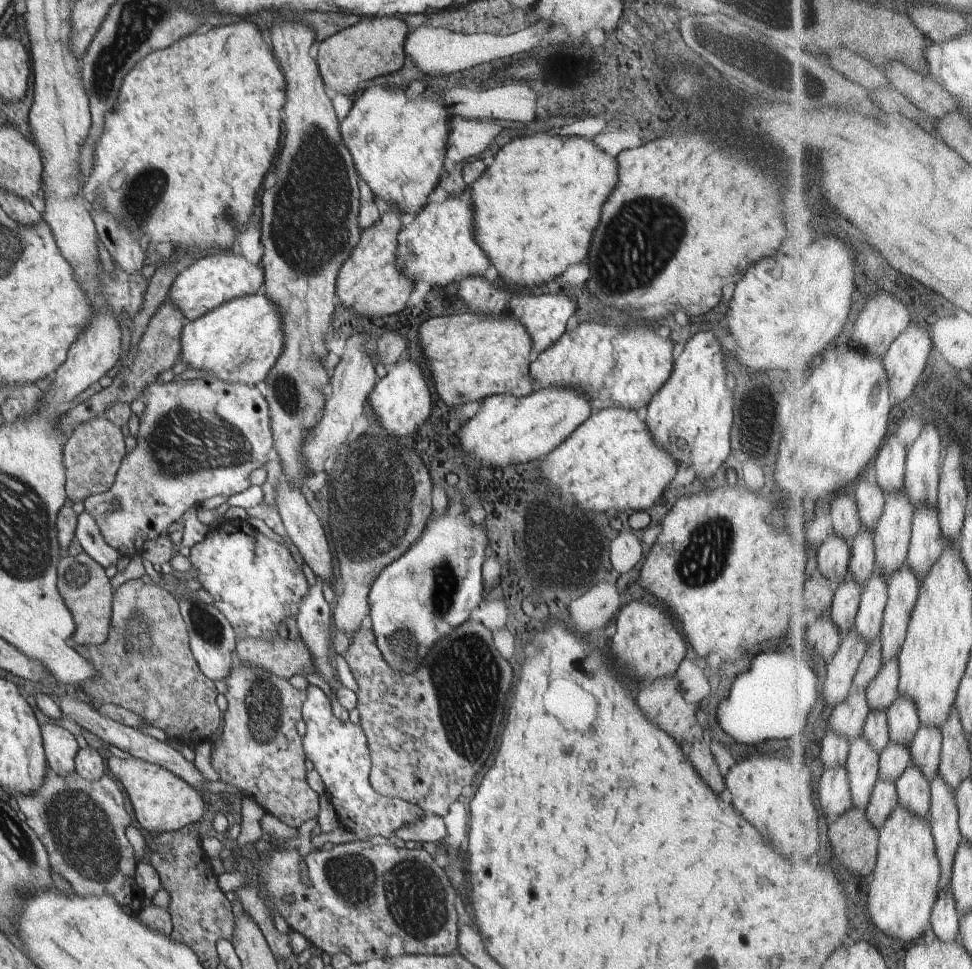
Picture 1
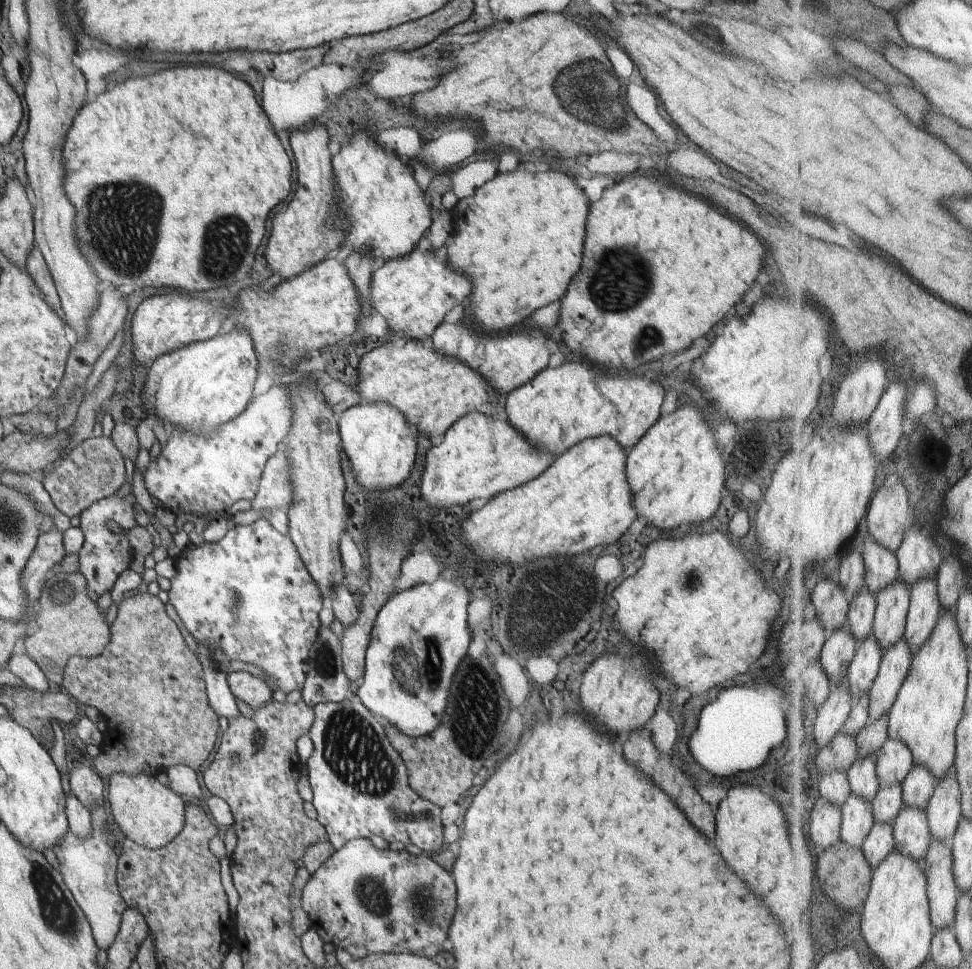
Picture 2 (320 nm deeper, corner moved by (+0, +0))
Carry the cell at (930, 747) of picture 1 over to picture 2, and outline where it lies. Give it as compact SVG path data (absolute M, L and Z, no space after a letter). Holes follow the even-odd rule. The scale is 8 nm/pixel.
M916 765L904 782L906 807L929 810L940 784L940 778L932 772L932 768Z

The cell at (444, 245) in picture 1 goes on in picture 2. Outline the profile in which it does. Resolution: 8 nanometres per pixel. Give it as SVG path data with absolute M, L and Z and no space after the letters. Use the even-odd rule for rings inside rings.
M415 248L410 254L388 260L384 266L378 268L372 274L370 282L370 297L373 312L380 314L388 323L388 329L392 332L404 332L408 339L426 340L427 336L434 333L434 330L444 321L444 317L455 306L462 305L464 298L472 294L472 280L466 272L454 270L450 266L443 250L420 250Z

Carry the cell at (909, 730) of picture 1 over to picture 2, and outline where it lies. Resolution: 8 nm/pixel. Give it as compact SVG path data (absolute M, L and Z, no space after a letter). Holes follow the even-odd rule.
M890 738L877 756L878 776L882 780L882 788L904 784L908 776L914 772L916 766L914 750L902 740Z

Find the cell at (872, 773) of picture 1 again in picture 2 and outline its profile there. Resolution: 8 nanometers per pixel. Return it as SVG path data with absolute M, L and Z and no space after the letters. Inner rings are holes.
M853 794L844 808L844 813L843 841L854 848L863 848L877 824L874 801L870 802L858 794Z

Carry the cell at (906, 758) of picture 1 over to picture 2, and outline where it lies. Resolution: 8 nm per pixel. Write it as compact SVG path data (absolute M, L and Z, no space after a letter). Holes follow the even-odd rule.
M904 784L882 788L874 801L877 824L896 824L906 808Z

